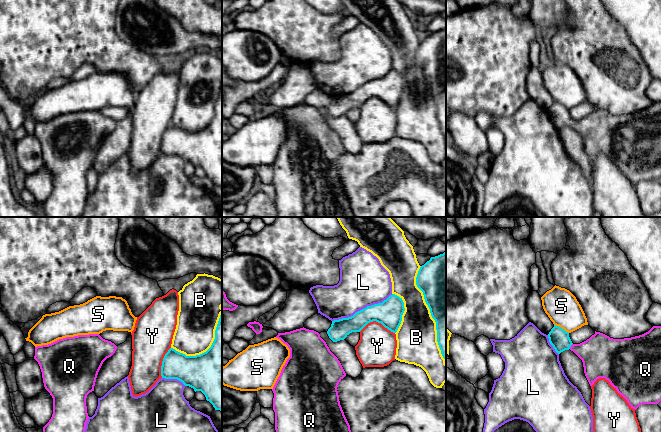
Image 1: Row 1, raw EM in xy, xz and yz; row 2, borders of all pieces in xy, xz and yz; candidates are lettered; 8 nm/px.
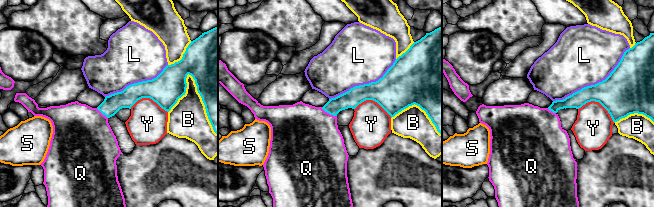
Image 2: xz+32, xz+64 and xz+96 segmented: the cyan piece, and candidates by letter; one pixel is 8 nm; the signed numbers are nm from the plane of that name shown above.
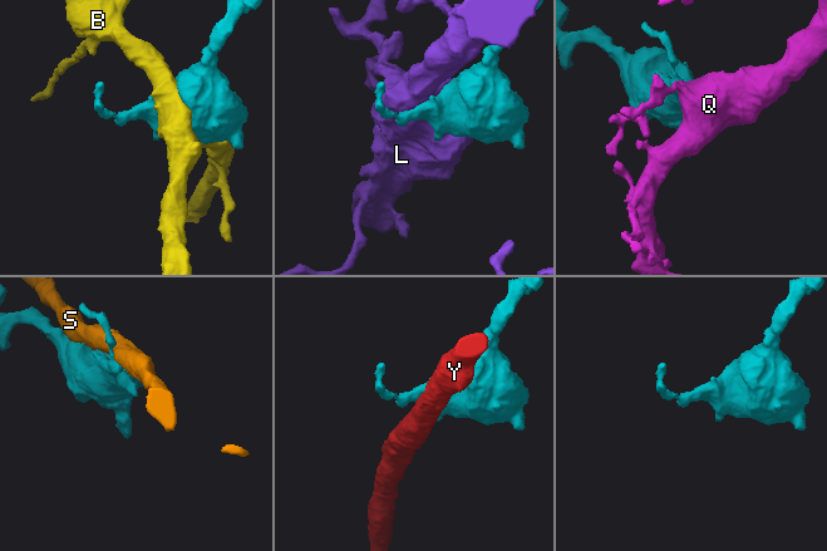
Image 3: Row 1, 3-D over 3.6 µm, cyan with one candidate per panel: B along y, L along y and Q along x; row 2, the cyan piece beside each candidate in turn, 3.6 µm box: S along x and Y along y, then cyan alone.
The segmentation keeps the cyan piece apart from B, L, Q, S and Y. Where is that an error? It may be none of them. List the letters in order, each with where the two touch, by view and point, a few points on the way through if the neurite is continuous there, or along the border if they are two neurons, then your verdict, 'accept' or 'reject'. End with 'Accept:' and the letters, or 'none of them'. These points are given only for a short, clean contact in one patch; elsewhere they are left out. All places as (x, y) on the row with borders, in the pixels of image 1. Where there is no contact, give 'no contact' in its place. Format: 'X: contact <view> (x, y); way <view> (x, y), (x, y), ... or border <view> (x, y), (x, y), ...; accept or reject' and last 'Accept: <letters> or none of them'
B: contact xz (430, 312); reject
L: contact xz (362, 309); reject
Q: contact yz (570, 346); way yz (559, 338), (570, 346), (600, 354); accept
S: contact yz (560, 327); reject
Y: contact xz (377, 321); reject
Accept: Q

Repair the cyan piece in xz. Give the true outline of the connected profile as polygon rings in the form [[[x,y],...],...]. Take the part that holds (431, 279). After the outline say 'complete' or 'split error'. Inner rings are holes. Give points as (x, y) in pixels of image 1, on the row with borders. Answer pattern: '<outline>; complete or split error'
[[[446,252],[431,257],[418,271],[416,285],[423,292],[436,322],[437,342],[446,360]]]; complete

